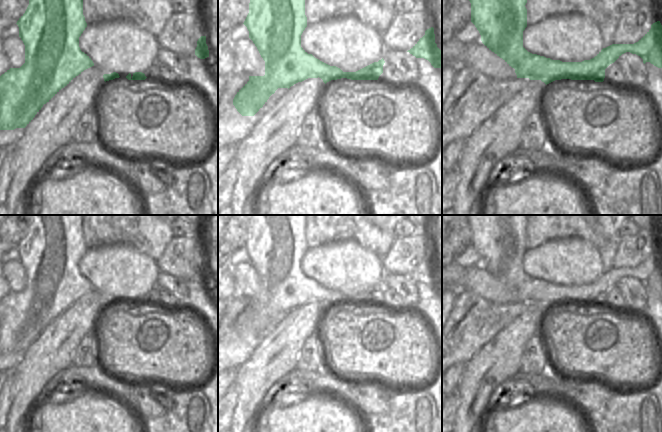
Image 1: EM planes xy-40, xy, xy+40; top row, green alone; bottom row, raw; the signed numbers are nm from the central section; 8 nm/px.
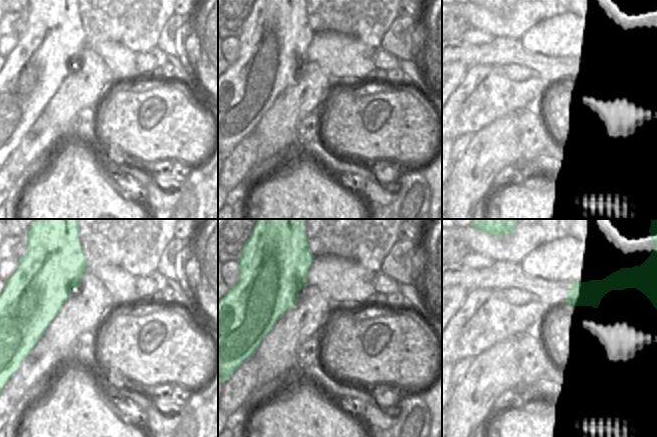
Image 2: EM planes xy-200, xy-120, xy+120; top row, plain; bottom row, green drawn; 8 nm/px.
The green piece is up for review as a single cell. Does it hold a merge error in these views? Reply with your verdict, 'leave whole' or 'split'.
split

